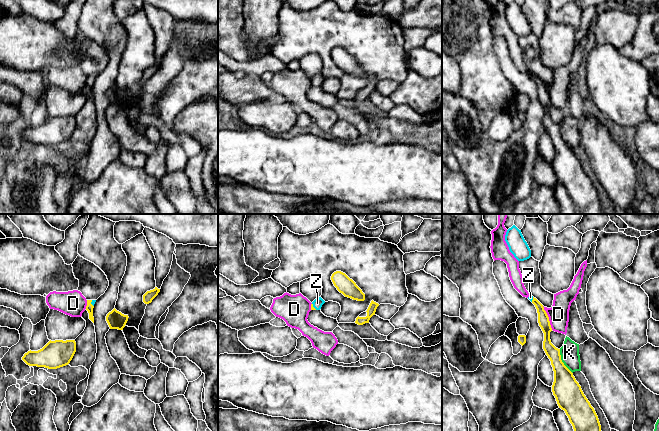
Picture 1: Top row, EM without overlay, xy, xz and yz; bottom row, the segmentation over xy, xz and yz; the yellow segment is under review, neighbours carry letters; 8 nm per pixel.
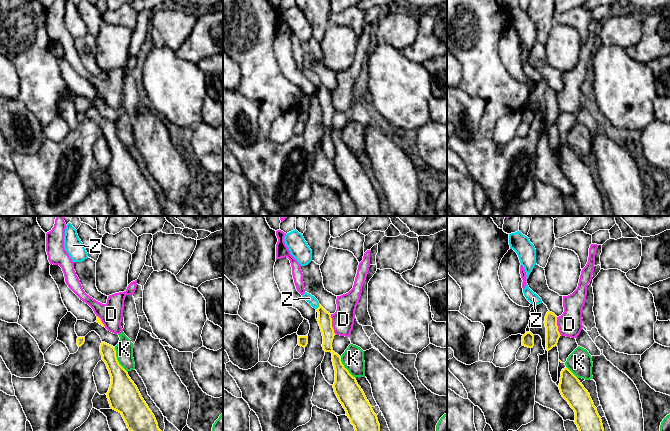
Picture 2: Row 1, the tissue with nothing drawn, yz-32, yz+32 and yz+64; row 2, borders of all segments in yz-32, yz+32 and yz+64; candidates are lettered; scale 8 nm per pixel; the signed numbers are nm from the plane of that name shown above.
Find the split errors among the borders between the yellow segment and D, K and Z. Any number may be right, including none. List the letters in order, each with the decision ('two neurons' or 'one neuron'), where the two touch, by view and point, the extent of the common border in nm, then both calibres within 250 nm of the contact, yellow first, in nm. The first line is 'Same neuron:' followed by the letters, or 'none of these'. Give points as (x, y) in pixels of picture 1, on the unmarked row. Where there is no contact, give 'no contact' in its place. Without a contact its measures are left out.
Same neuron: Z
D: two neurons | yz (548, 94) | 200 nm | 90/170 nm
K: two neurons | yz (561, 137) | 220 nm | 220/150 nm
Z: one neuron | xy (90, 79) | 60 nm | 60/30 nm

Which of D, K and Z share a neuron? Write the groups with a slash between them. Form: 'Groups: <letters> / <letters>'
Groups: D / K / Z

